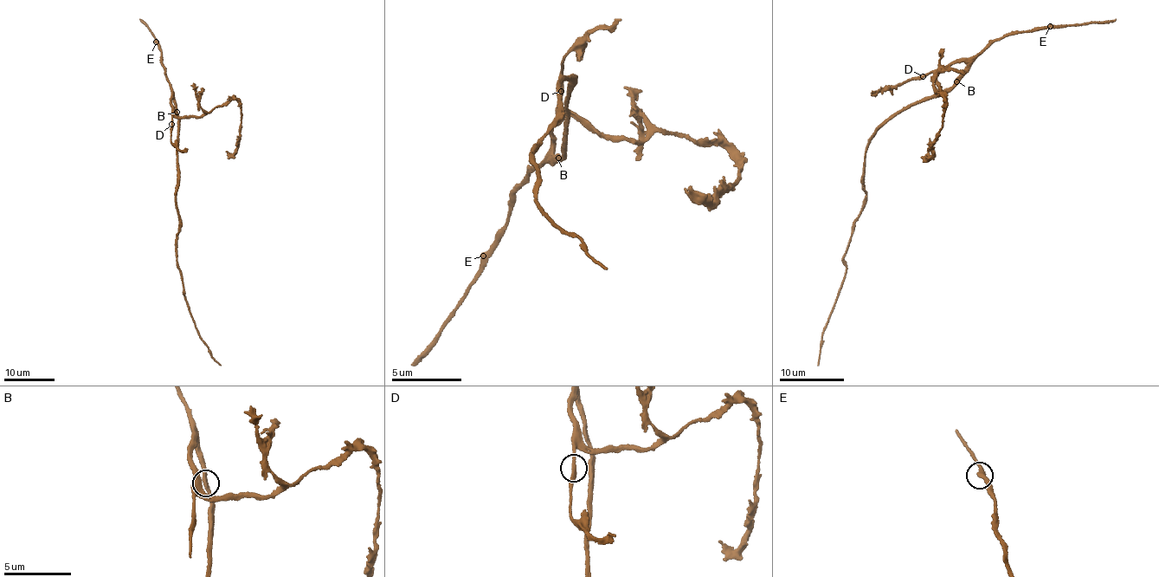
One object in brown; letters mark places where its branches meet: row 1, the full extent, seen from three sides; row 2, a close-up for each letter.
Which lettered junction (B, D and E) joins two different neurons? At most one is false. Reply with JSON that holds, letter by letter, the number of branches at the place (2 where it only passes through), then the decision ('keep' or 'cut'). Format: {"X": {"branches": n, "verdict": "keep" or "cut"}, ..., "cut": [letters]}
{"B": {"branches": 2, "verdict": "keep"}, "D": {"branches": 2, "verdict": "keep"}, "E": {"branches": 2, "verdict": "keep"}, "cut": []}

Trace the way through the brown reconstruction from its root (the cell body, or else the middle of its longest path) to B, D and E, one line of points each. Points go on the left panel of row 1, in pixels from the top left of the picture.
B: (177, 157), (180, 124), (177, 112)
D: (177, 157), (180, 124), (173, 95), (171, 124)
E: (177, 157), (179, 119), (172, 89), (164, 70), (161, 48), (156, 42)

